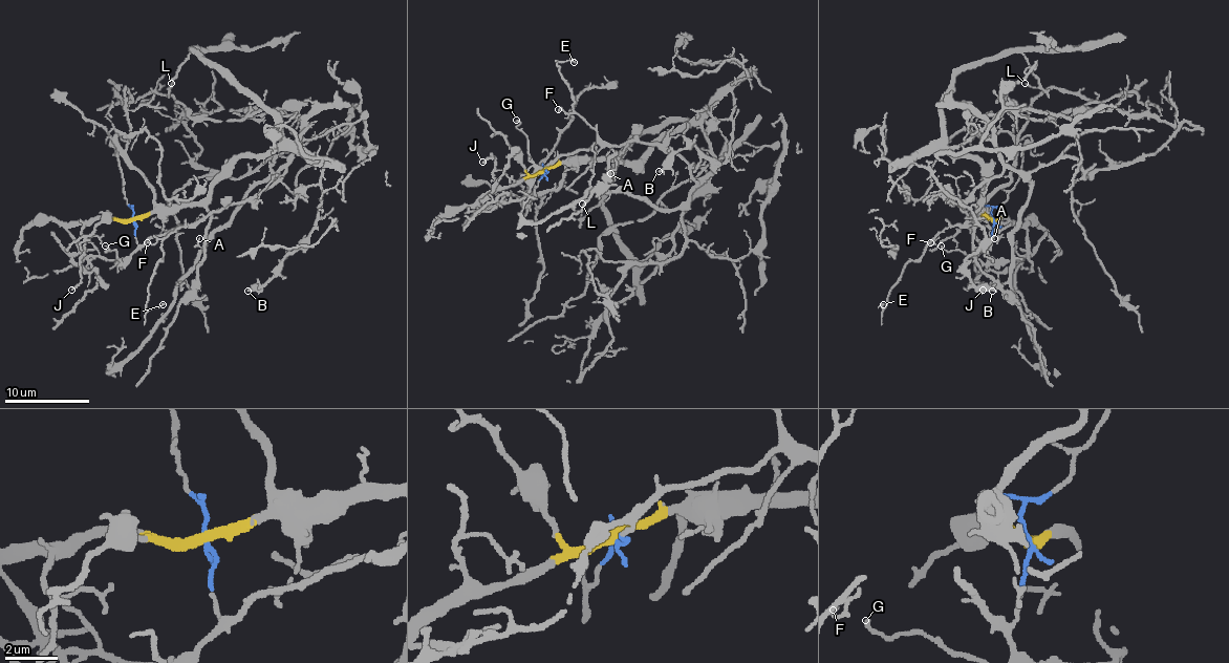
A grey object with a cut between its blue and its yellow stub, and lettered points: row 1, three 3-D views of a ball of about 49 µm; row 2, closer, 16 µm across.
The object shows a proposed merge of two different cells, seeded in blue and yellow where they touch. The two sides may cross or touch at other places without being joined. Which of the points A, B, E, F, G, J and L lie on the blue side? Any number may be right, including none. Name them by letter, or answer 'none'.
E, F, G

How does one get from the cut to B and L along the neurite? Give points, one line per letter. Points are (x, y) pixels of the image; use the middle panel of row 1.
B: (542, 170), (589, 159), (639, 162), (730, 91), (728, 157), (713, 164), (686, 145), (658, 170)
L: (542, 170), (589, 159), (639, 162), (690, 124), (662, 122), (634, 141), (608, 192), (583, 217), (581, 205)

